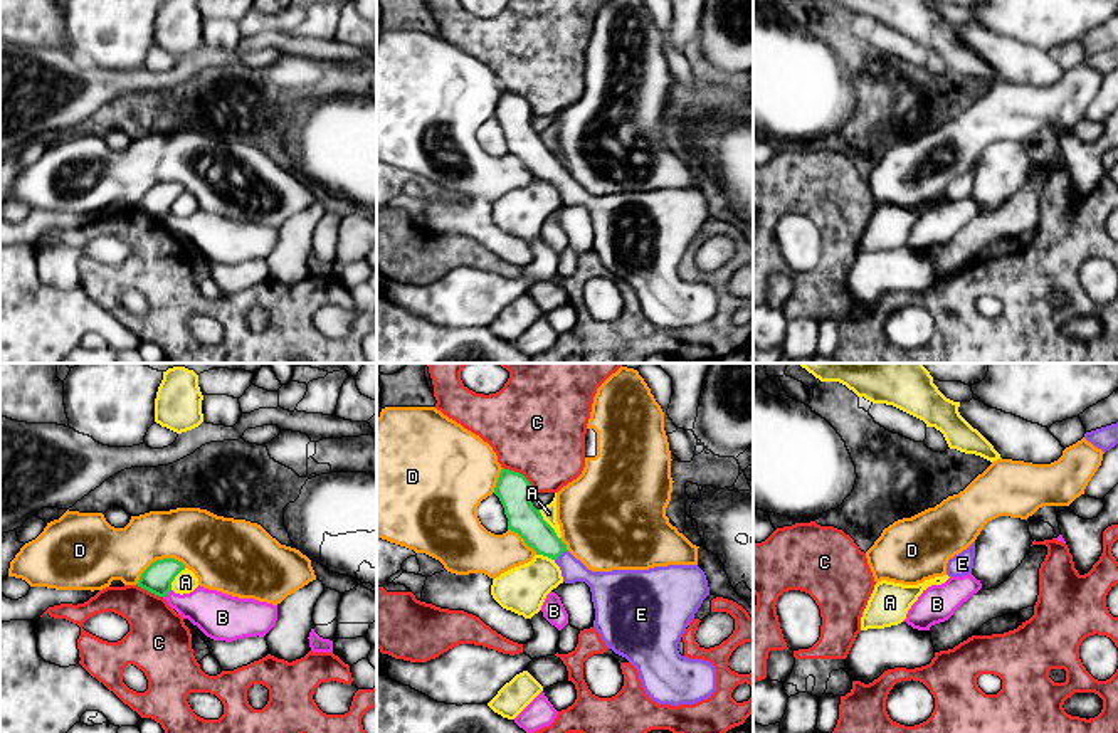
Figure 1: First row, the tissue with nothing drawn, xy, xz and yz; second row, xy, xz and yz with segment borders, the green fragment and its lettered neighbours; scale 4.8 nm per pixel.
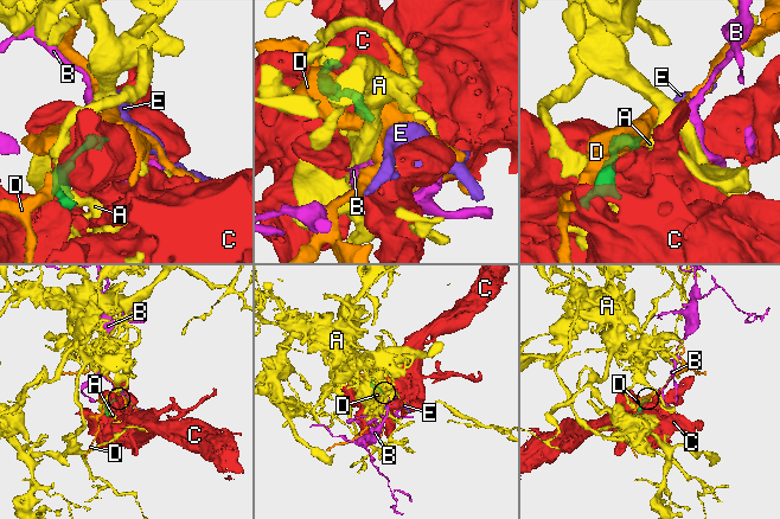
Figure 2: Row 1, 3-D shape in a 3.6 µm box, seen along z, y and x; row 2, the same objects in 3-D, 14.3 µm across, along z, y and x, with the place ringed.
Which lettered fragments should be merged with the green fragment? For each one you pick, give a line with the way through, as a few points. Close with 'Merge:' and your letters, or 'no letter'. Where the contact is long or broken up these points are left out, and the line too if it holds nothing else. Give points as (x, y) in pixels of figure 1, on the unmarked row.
E: runs through xz (523, 142), (560, 177), (579, 195), (602, 207)
Merge: E

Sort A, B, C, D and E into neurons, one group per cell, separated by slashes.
A / B / C / D / E

